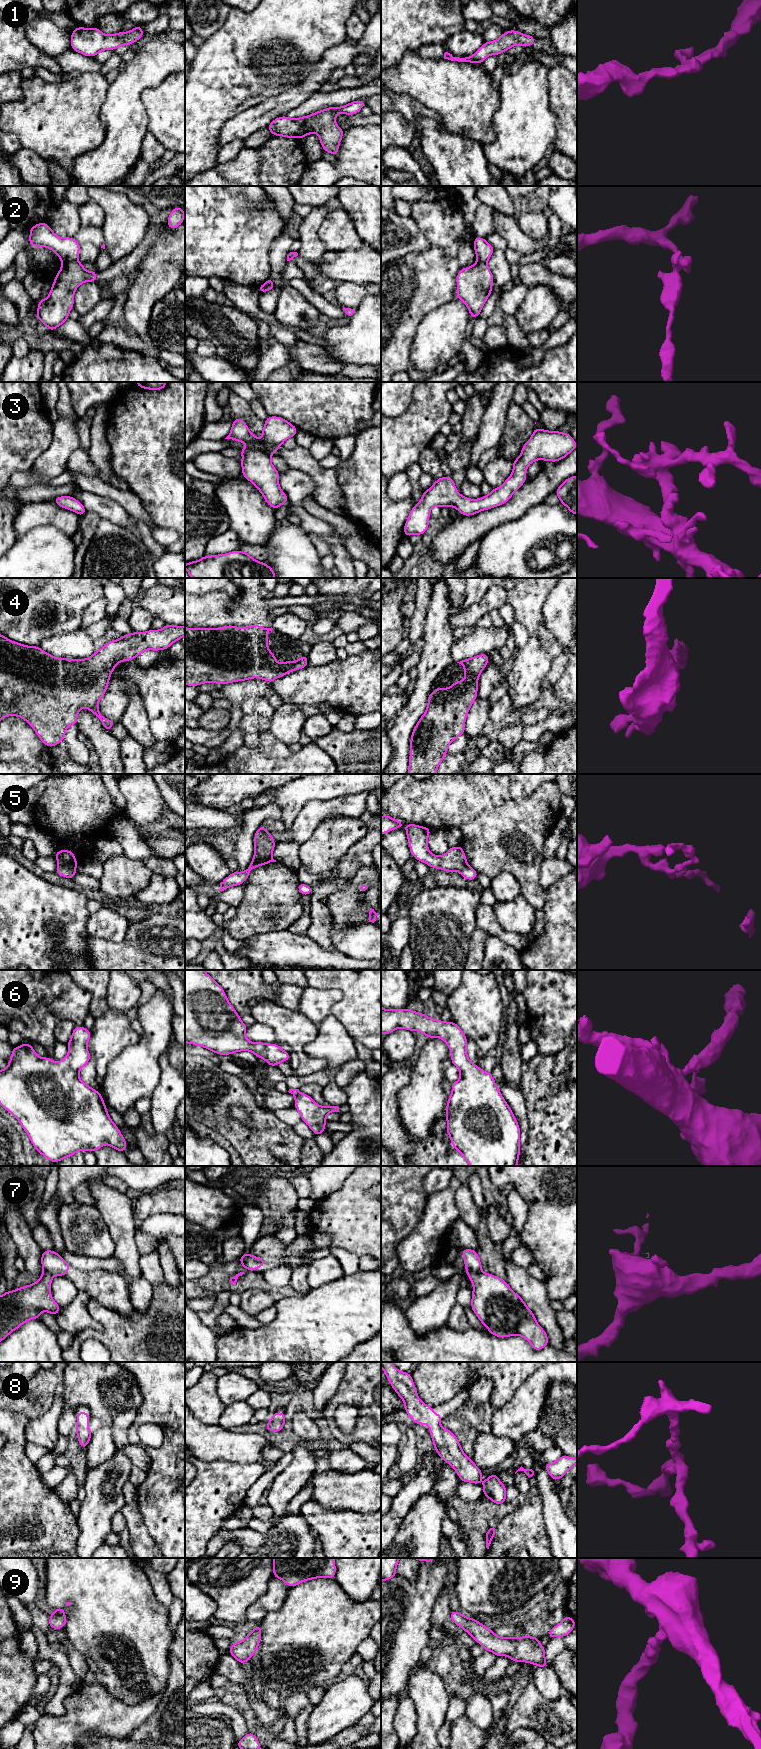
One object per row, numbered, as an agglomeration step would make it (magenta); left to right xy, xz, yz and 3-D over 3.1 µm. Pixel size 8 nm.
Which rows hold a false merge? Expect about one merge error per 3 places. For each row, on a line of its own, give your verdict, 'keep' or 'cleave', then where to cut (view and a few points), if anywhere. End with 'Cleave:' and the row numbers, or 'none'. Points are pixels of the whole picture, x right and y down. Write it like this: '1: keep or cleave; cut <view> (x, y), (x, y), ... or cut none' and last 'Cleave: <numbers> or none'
1: keep; cut none
2: cleave; cut xy (77, 260), (63, 262)
3: keep; cut none
4: keep; cut none
5: cleave; cut xy (58, 865), (75, 868)
6: keep; cut none
7: cleave; cut yz (481, 1272), (467, 1273)
8: keep; cut none
9: keep; cut none
Cleave: 2, 5, 7

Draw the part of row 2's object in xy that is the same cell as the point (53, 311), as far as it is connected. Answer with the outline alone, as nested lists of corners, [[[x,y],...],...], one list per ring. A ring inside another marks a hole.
[[[79,261],[63,262],[54,279],[48,297],[38,301],[37,320],[46,325],[49,332],[58,328],[69,318],[69,312],[74,307],[74,293],[76,289],[84,282],[96,281],[97,271],[87,271]]]

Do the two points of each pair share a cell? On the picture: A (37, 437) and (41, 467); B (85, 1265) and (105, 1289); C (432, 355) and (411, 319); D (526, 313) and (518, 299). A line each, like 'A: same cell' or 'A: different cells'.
A: different cells
B: different cells
C: different cells
D: different cells

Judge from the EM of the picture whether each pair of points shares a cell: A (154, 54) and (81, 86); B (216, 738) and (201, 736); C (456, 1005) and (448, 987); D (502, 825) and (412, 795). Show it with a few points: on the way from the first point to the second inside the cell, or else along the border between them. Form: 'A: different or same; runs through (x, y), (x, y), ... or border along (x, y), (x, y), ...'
A: different; border along (109, 84), (106, 99), (101, 106)
B: same; runs through (212, 738), (205, 737)
C: different; border along (461, 980), (458, 987), (448, 997)
D: same; runs through (480, 809), (475, 804), (468, 802), (434, 802)

